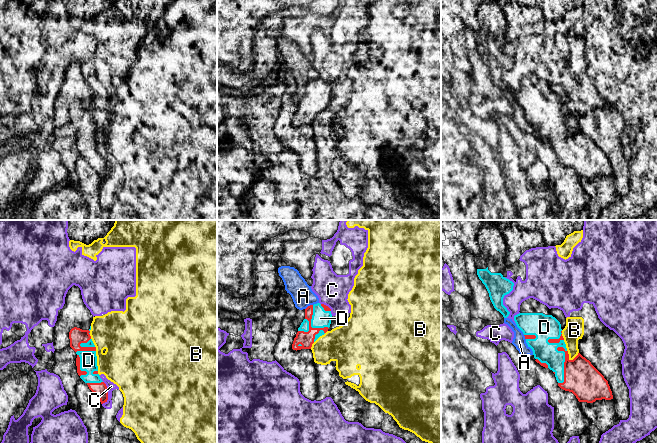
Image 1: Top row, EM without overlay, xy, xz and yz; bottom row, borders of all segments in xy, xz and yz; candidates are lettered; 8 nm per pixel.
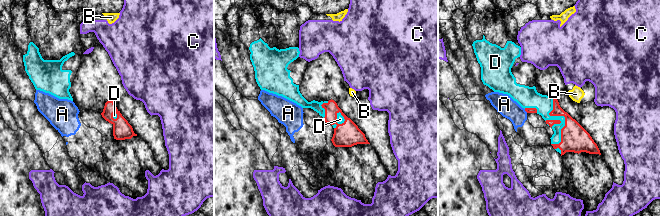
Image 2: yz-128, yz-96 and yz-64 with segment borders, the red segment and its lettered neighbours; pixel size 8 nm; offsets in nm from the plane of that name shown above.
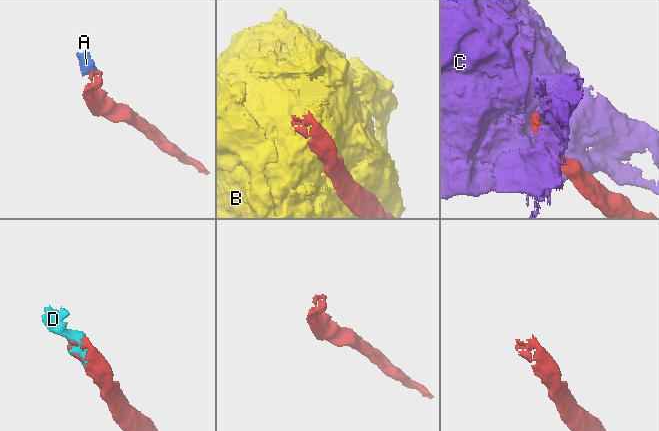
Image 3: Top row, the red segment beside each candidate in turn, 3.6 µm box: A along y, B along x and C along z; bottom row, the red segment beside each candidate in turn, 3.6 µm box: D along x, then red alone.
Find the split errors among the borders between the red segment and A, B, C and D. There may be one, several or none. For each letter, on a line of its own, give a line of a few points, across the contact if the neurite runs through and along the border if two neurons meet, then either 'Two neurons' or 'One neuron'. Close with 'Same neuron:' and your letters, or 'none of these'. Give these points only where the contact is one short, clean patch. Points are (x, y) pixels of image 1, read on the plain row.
A: Line: xz (312, 80), (305, 85). Two neurons
B: Two neurons
C: Two neurons
D: One neuron
Same neuron: D

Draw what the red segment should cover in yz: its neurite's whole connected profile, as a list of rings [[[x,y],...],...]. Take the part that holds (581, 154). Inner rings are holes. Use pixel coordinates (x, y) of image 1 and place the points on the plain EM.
[[[529,74],[521,79],[519,88],[514,92],[514,97],[523,108],[528,123],[532,125],[535,137],[553,147],[561,165],[572,168],[579,178],[593,179],[596,176],[613,175],[608,157],[589,136],[580,129],[573,136],[569,135],[561,100],[550,90],[546,81]]]

